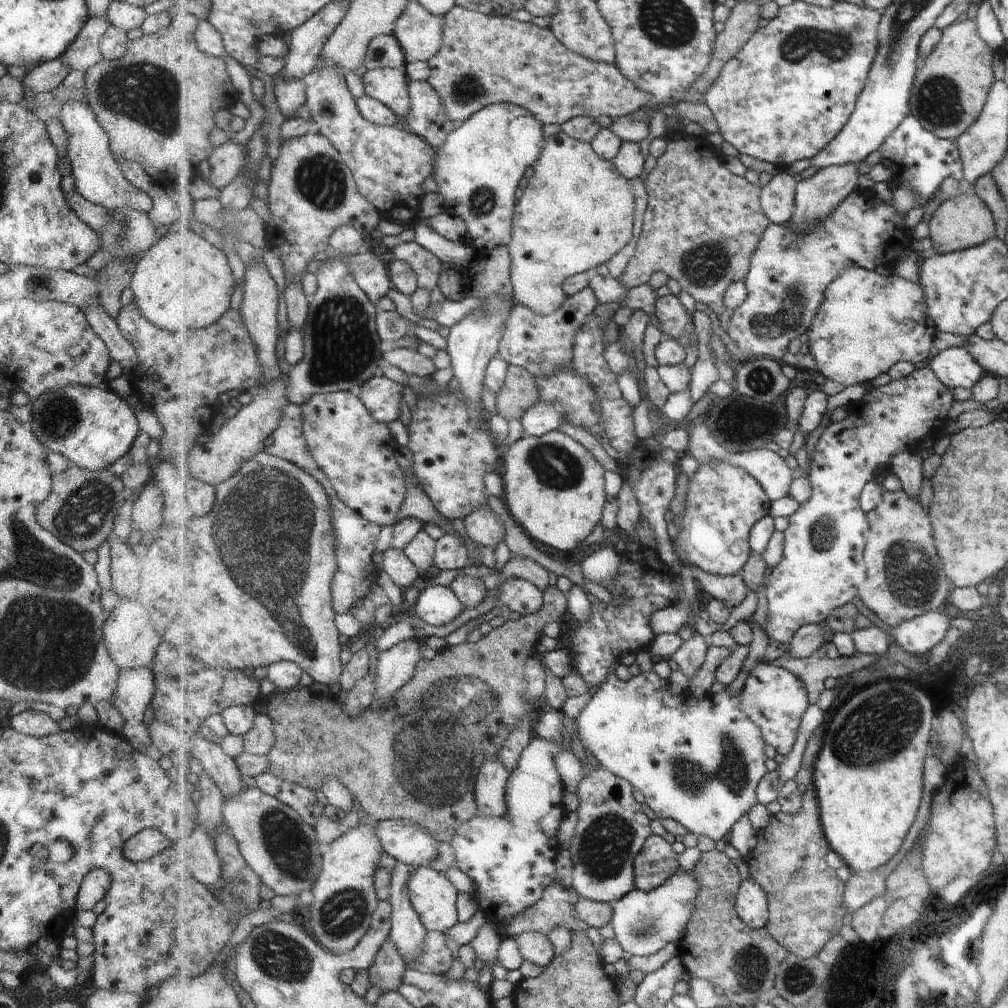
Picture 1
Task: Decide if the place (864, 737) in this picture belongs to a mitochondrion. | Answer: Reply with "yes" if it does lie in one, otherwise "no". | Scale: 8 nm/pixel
yes

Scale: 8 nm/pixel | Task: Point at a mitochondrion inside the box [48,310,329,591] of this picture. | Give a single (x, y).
(82, 510)

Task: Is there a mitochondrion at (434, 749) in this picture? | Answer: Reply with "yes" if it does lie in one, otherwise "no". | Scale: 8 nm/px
yes

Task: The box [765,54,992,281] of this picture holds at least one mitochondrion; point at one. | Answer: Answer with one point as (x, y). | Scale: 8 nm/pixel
(938, 100)

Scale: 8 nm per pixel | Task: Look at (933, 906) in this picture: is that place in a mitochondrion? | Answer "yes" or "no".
no

